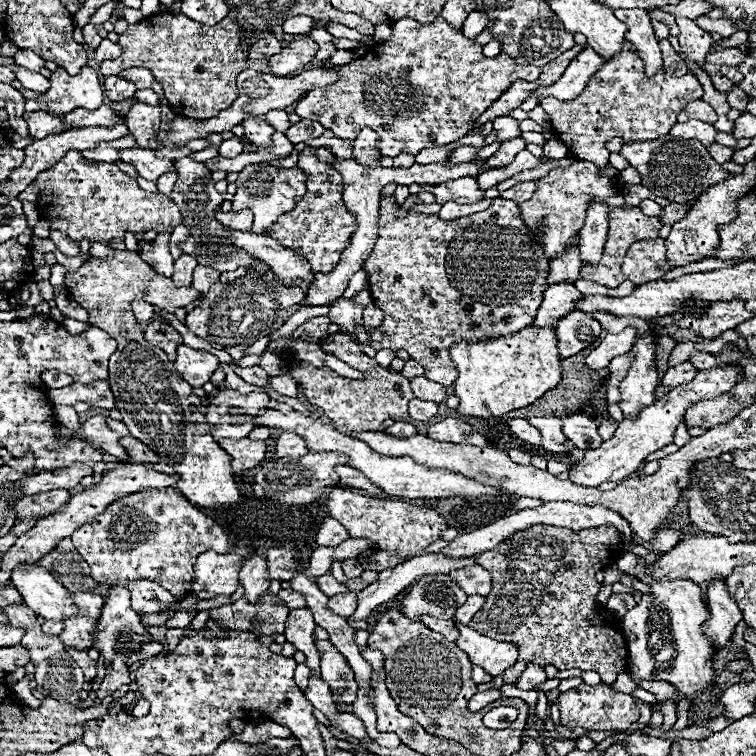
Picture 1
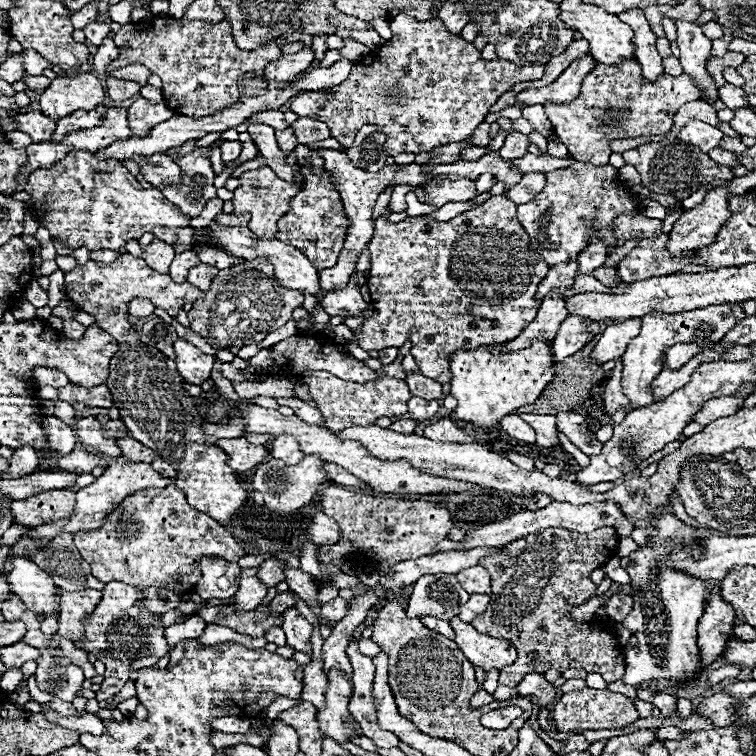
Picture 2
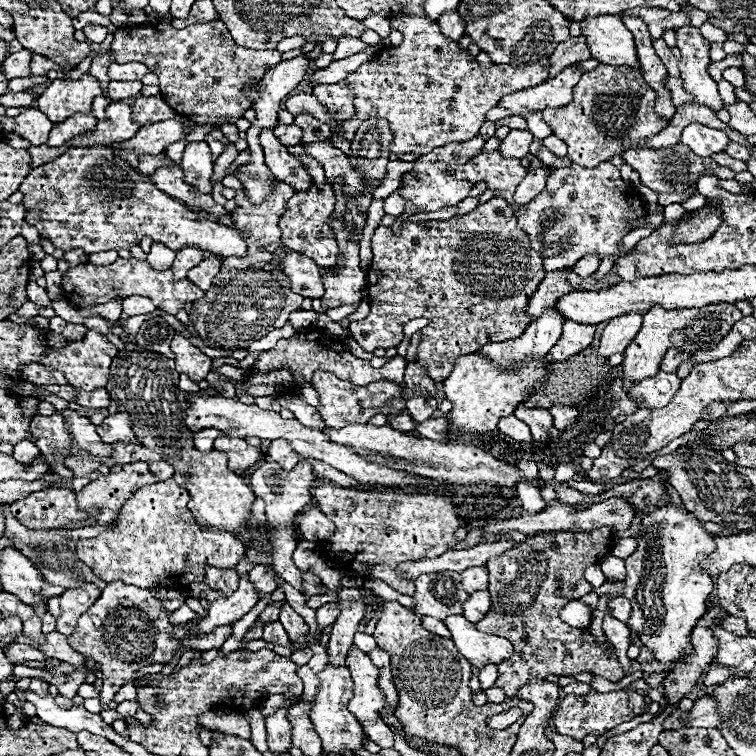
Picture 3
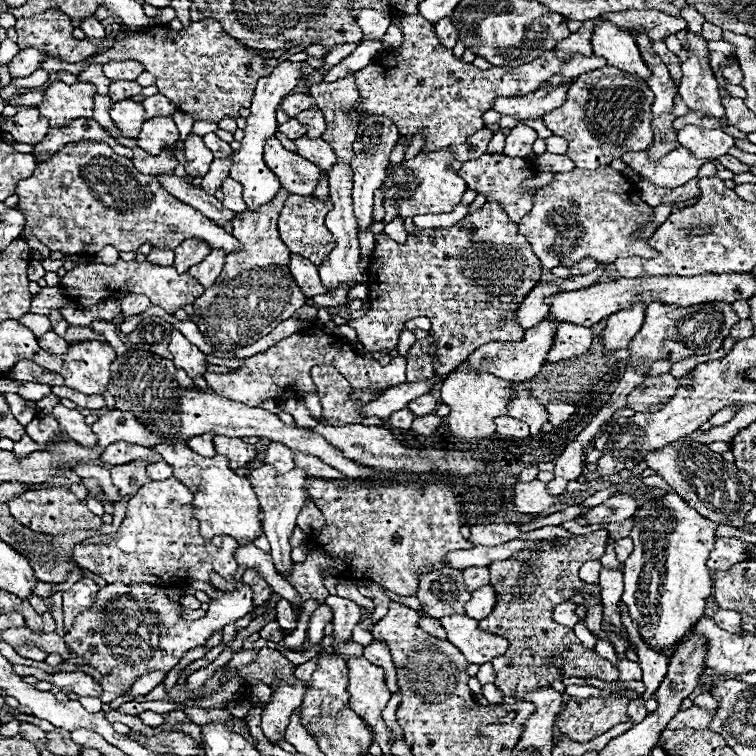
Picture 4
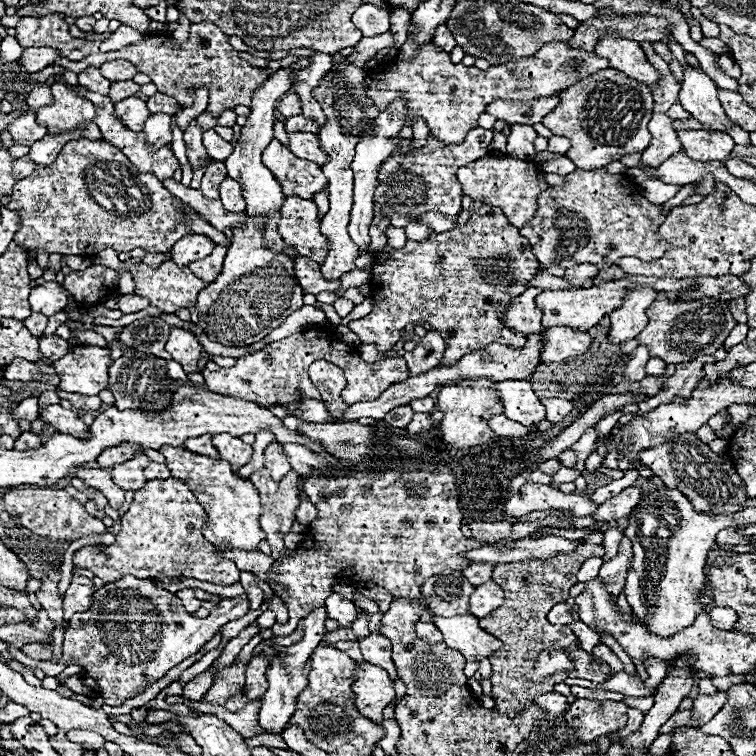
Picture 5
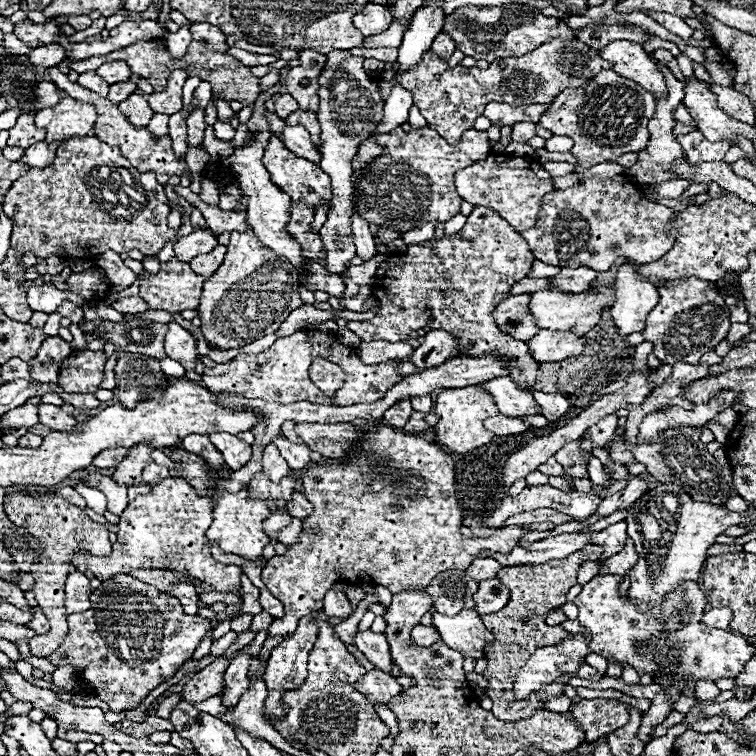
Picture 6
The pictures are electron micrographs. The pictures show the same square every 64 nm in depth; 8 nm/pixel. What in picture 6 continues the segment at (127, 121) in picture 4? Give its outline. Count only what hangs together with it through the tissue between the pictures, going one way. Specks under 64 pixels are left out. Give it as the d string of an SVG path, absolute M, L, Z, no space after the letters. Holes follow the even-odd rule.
M132 94L132 96L128 96L124 102L120 102L118 104L118 110L134 124L134 126L146 126L148 122L150 122L150 118L152 118L152 110L150 110L150 106L148 106L148 102L144 100L144 96L140 96L140 94Z

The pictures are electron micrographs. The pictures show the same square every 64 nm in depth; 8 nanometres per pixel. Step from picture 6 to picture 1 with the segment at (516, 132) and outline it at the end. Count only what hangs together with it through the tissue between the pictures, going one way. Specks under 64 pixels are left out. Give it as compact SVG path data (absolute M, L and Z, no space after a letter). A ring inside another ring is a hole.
M516 136L516 138L512 138L512 140L506 140L506 142L502 142L502 146L498 148L498 152L494 154L494 156L490 156L488 158L488 162L486 162L486 166L490 166L490 168L500 168L500 166L508 166L514 158L516 158L516 154L518 152L522 152L526 148L526 142L520 138L520 136Z

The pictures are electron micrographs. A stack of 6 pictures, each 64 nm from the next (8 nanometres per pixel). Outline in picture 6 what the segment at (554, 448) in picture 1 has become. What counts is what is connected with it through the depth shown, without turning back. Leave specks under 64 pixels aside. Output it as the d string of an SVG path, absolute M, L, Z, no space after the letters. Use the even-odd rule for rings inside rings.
M508 376L504 378L492 378L484 384L480 384L482 390L486 390L492 400L496 400L496 406L500 414L512 416L512 418L524 418L528 414L540 414L540 406L536 404L532 390L520 390Z

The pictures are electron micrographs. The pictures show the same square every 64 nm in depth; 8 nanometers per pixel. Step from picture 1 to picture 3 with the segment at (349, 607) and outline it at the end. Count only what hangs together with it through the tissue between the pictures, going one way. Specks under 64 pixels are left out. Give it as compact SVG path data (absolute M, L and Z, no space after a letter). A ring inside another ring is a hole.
M332 602L320 606L320 608L316 610L316 626L318 626L318 632L320 632L324 626L332 624L332 622L338 618L338 614L340 614L340 610L338 610L336 604L332 604Z

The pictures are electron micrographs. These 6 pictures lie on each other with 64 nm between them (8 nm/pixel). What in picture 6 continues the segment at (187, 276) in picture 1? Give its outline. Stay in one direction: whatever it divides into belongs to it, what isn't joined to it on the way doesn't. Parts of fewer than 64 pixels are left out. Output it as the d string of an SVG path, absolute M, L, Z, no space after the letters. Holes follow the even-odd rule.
M196 230L196 232L180 238L174 244L174 252L180 262L190 262L198 254L212 252L216 248L216 244L218 244L218 238L210 230Z

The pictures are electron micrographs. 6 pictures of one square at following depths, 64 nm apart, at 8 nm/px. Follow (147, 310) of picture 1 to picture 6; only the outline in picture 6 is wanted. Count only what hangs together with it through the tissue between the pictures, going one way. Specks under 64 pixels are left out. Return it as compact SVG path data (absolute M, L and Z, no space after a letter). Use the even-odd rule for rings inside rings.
M132 296L132 298L120 298L118 302L112 304L118 312L122 314L140 314L144 310L148 310L146 300L142 300L140 296Z

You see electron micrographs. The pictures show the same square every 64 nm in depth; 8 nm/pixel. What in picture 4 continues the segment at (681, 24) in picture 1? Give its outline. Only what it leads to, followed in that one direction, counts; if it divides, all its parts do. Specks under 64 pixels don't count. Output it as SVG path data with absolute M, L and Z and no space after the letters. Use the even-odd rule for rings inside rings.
M688 32L688 42L690 58L682 62L682 80L678 86L678 94L690 110L700 110L708 118L722 120L726 116L726 110L720 102L720 86L708 64L706 40Z

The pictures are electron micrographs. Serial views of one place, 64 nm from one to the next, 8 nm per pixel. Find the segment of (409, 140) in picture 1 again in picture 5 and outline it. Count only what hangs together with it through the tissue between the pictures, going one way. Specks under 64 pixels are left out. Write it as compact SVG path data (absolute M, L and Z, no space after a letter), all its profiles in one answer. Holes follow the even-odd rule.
M432 42L420 46L418 56L410 62L392 60L380 64L374 72L366 72L366 92L376 102L378 110L384 110L396 96L408 100L408 126L412 116L422 116L430 132L444 144L460 144L468 130L478 126L478 116L494 100L528 102L534 98L548 98L560 94L568 86L596 74L596 70L608 68L608 60L586 52L582 48L572 48L568 42L544 44L534 56L520 58L518 62L506 62L490 66L488 70L478 70L476 66L452 64L450 54L436 48ZM286 94L280 102L278 102L278 110L282 112L284 118L290 118L292 114L300 114L300 100L296 94Z

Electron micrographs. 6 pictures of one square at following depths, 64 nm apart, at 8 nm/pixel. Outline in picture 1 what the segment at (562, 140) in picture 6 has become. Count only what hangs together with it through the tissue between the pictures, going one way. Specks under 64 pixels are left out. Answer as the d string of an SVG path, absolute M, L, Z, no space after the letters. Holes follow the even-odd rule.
M552 138L552 140L548 140L548 142L544 144L544 156L552 158L552 160L566 158L566 156L568 156L568 148L566 148L566 144L564 144L564 142L560 142L560 140Z

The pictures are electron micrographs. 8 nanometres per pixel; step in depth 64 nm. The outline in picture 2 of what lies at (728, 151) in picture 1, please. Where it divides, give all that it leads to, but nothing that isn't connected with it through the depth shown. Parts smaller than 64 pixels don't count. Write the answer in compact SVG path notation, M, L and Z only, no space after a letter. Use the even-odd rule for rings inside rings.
M716 148L712 154L710 154L710 158L714 160L714 162L718 162L718 164L724 164L724 166L728 166L728 168L734 168L734 166L738 166L740 162L736 160L736 156L732 156L728 150L724 150L724 148Z

